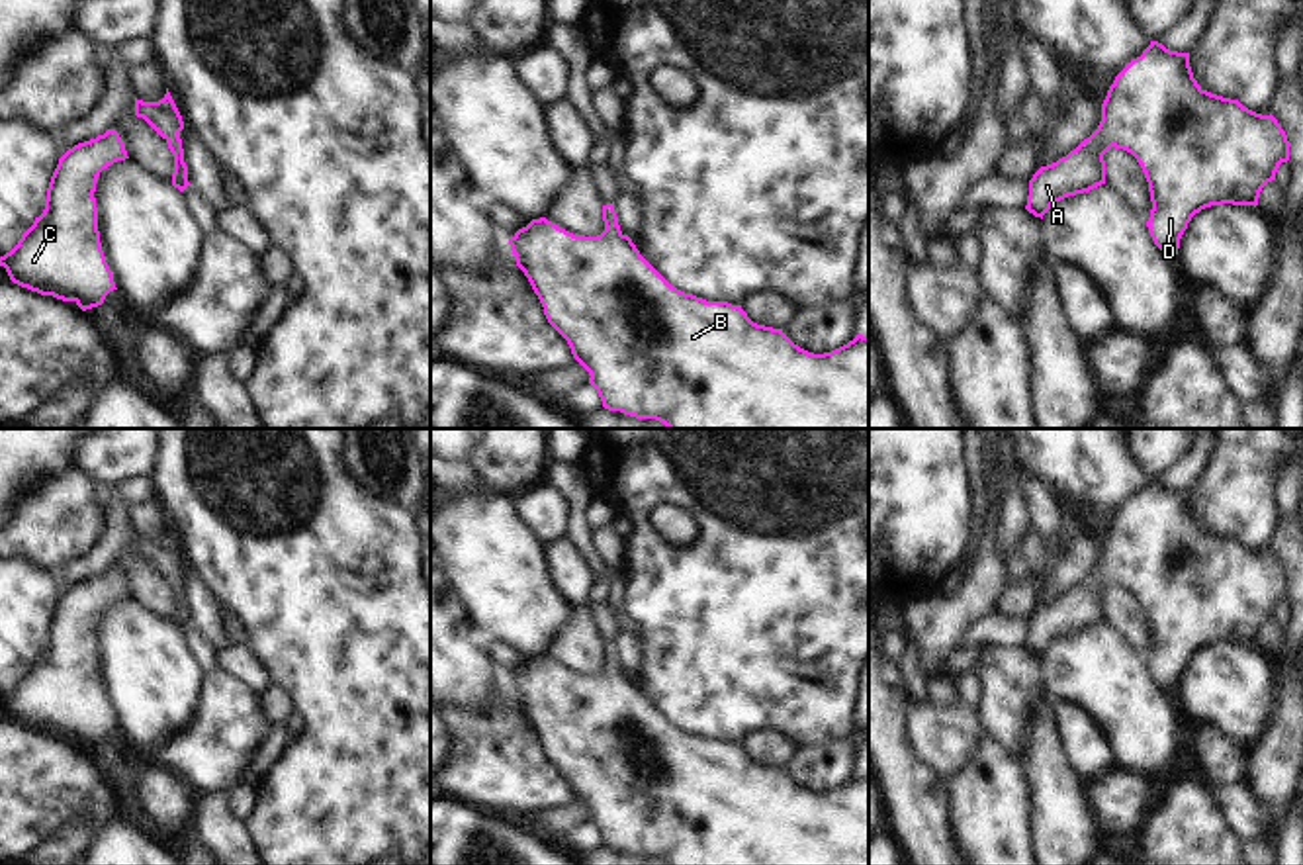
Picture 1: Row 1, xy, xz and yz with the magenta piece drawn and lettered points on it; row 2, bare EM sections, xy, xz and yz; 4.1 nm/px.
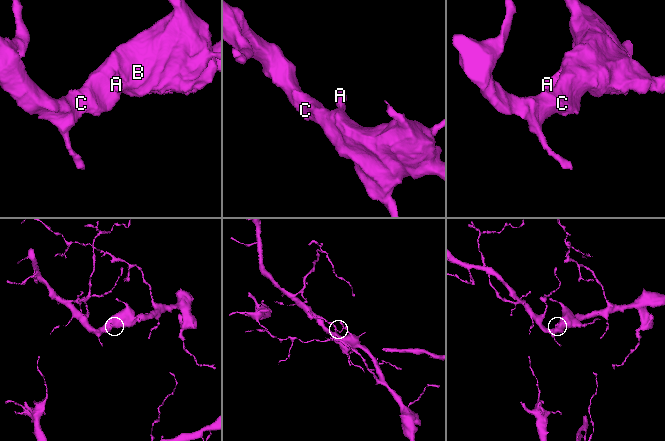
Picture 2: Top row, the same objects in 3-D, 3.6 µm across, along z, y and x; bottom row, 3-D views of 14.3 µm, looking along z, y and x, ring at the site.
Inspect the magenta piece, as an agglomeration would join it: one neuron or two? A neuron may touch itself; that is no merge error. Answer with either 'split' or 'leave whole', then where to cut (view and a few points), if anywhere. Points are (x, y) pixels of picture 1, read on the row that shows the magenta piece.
leave whole; no cut

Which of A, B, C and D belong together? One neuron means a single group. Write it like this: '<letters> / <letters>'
A B C D

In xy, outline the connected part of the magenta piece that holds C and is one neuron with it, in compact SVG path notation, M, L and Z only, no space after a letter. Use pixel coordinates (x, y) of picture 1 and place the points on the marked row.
M115 129L74 145L59 159L43 213L35 217L18 245L0 256L0 266L14 284L41 296L74 301L82 311L102 305L106 296L117 290L100 243L94 192L100 172L125 159L129 157Z

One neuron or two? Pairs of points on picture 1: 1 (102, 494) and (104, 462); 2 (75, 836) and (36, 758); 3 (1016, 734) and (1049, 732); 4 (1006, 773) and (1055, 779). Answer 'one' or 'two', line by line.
1: two
2: two
3: two
4: two

